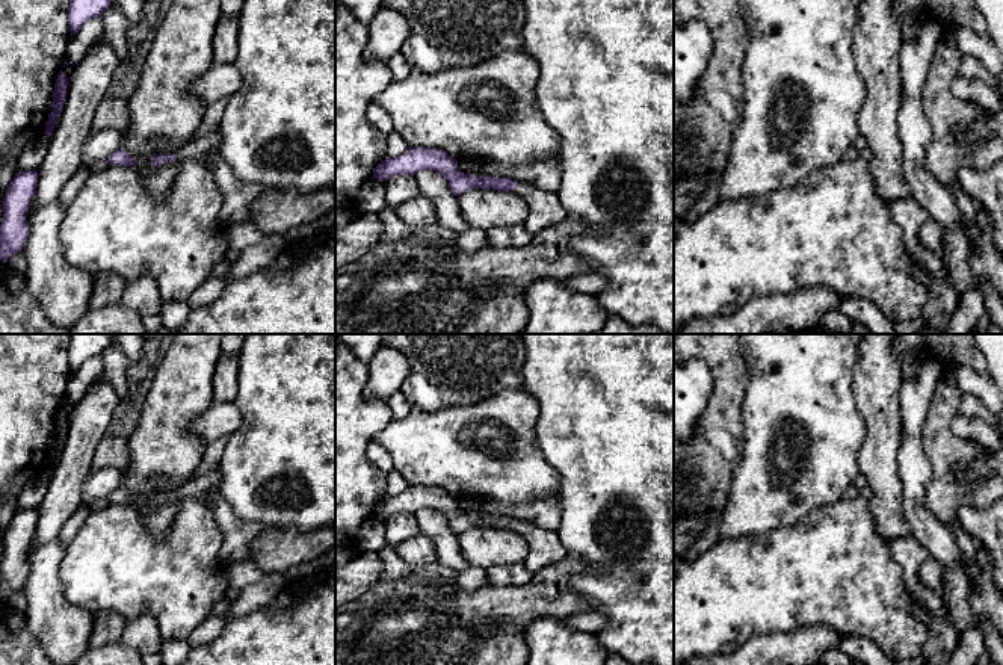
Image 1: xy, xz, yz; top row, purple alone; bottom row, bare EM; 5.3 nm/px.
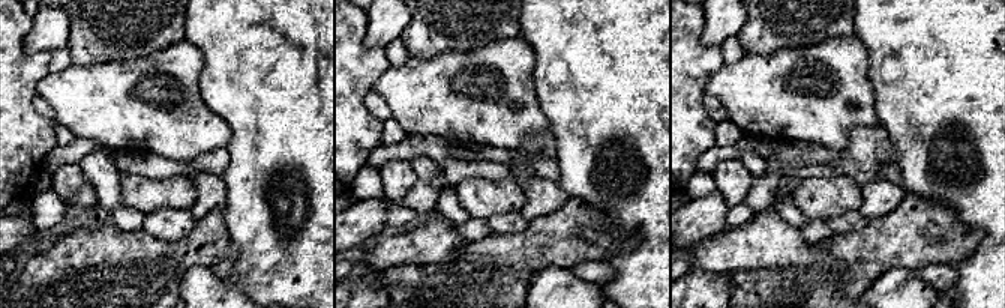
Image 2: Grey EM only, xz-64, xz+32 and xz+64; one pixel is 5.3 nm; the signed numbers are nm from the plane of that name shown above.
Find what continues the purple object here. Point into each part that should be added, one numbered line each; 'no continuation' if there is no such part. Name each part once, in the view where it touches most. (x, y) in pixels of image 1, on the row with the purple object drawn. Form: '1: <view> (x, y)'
1: xz (546, 209)

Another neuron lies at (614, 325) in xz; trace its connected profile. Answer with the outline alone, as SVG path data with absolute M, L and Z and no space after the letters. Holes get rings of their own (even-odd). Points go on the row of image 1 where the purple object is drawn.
M609 316L603 328L594 334L663 334L653 325L633 325L621 317Z

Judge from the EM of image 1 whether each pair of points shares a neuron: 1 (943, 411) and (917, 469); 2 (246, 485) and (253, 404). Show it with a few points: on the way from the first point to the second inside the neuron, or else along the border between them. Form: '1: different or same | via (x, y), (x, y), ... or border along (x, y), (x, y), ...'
1: different | border along (925, 416), (922, 449), (931, 467), (925, 488)
2: same | via (256, 466), (256, 423)

